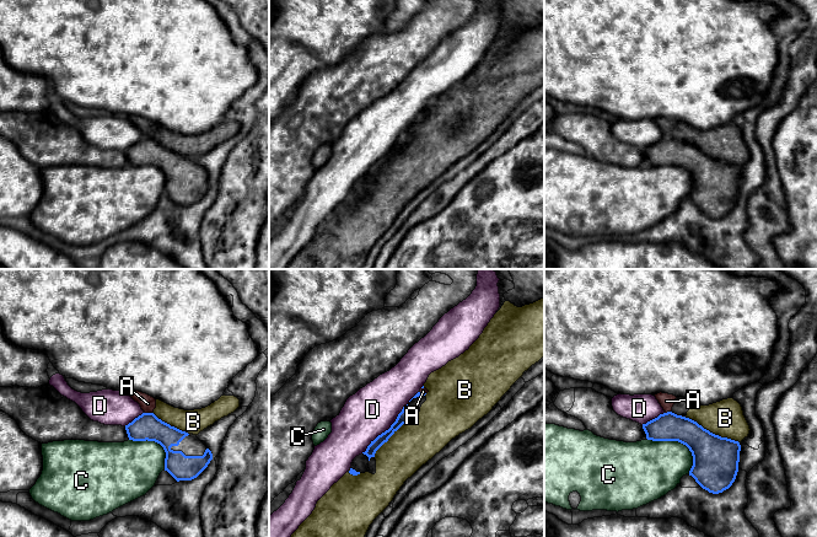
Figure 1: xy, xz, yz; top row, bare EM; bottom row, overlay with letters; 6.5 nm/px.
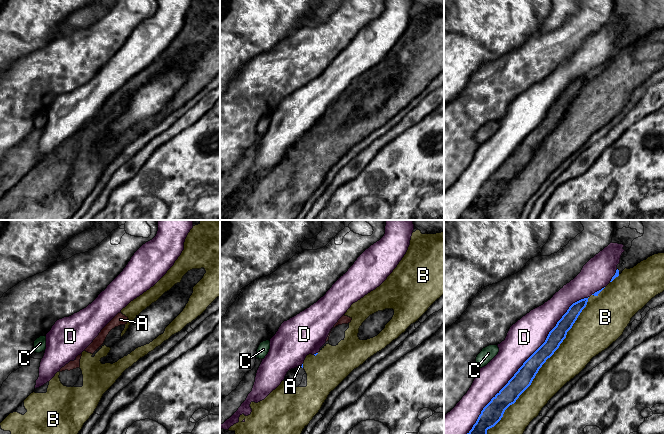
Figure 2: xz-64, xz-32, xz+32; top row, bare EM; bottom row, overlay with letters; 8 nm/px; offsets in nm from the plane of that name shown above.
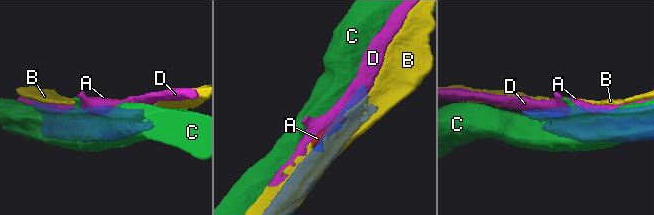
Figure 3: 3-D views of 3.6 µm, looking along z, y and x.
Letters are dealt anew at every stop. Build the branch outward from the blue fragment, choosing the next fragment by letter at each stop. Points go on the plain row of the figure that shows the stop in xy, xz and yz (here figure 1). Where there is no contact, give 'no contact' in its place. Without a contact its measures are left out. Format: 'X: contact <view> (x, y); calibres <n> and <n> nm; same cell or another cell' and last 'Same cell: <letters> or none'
A: contact xy (149, 138); calibres 180 and 110 nm; another cell
B: contact yz (709, 156); calibres 300 and 240 nm; another cell
C: contact yz (680, 166); calibres 280 and 360 nm; another cell
D: contact xz (386, 155); calibres 70 and 320 nm; another cell
Same cell: none

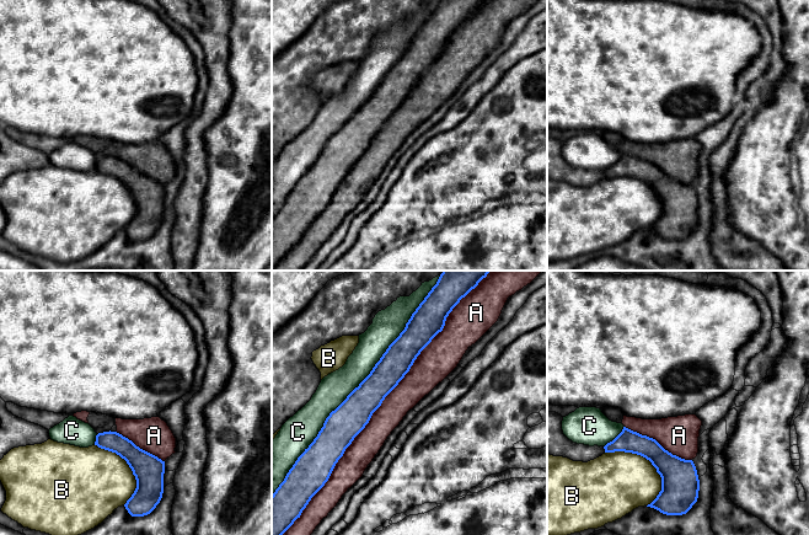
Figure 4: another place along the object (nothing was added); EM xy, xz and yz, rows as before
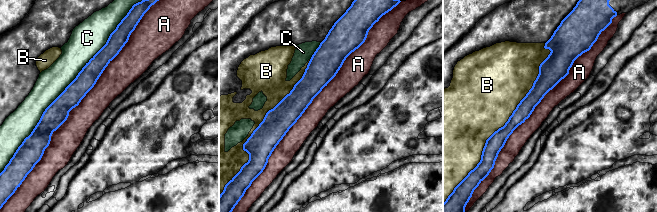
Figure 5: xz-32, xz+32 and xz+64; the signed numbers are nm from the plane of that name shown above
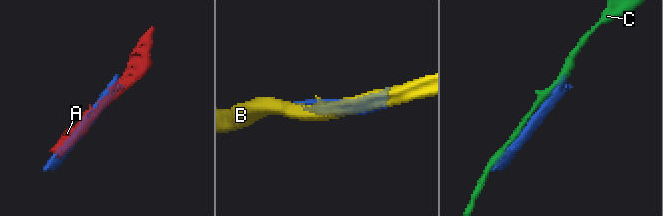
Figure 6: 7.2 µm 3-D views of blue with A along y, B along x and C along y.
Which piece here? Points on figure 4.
A: contact xz (376, 133); calibres 220 and 180 nm; another cell
B: contact yz (649, 185); calibres 240 and 400 nm; another cell
C: contact xz (358, 111); calibres 220 and 200 nm; another cell
Same cell: none

